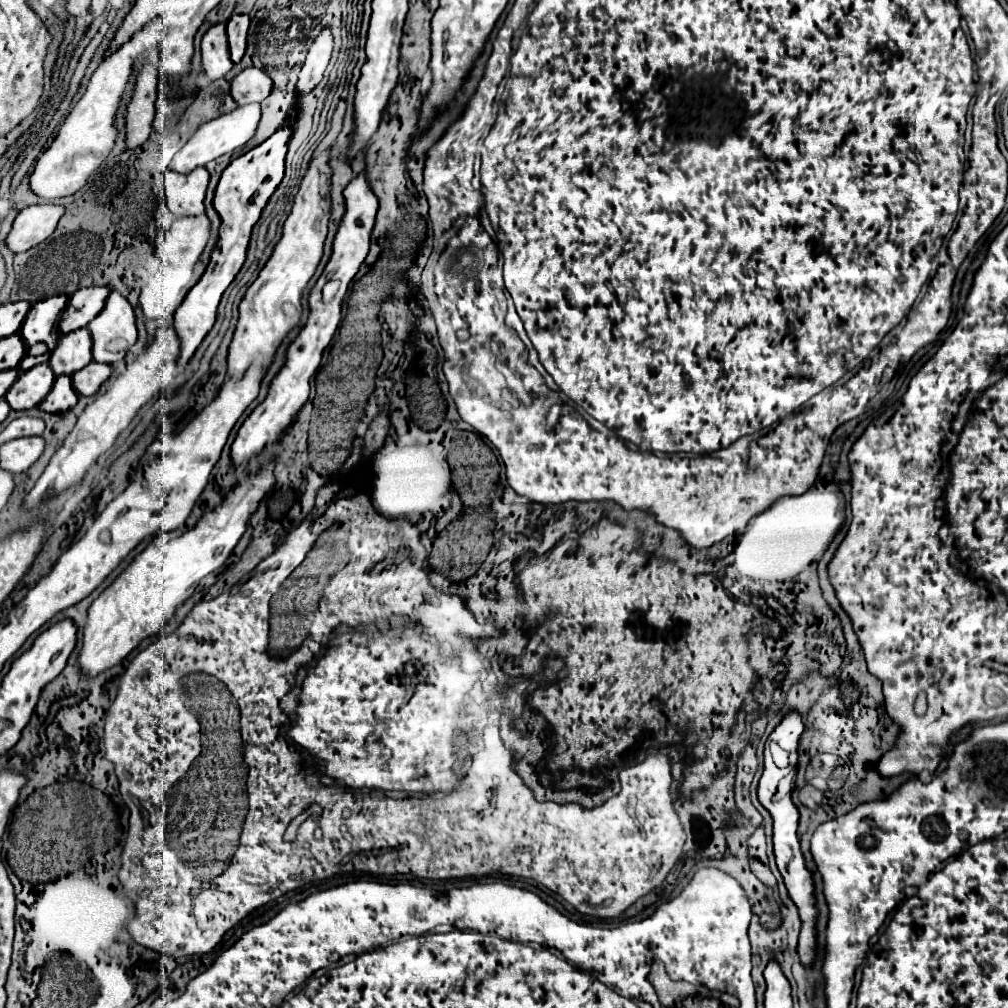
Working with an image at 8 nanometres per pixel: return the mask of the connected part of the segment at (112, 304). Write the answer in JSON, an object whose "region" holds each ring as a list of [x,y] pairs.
{"region":[[[117,291],[109,293],[103,311],[95,319],[91,319],[87,327],[89,327],[91,339],[93,339],[93,349],[91,349],[93,361],[97,361],[97,363],[113,365],[113,363],[117,363],[119,359],[125,357],[125,351],[119,351],[119,353],[105,351],[105,345],[109,341],[125,339],[129,345],[133,345],[137,341],[133,307]]]}

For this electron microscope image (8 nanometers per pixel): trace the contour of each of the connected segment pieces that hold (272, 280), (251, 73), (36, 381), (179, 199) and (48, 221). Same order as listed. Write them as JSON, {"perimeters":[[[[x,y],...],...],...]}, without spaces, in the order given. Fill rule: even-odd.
{"perimeters":[[[[323,151],[311,159],[309,171],[299,187],[299,193],[295,195],[291,215],[283,225],[283,237],[275,245],[269,261],[261,269],[259,277],[251,283],[239,305],[239,323],[227,357],[227,377],[239,375],[239,371],[245,371],[255,359],[263,361],[269,367],[281,339],[295,327],[295,323],[299,323],[301,293],[321,261],[323,241],[327,237],[327,223],[331,217],[329,195],[333,171],[329,167],[329,159],[329,151]]],[[[249,67],[233,77],[229,93],[237,105],[261,103],[271,93],[271,79],[263,69]]],[[[47,363],[35,365],[33,369],[17,377],[17,381],[7,391],[5,401],[13,411],[37,407],[39,401],[43,401],[43,397],[51,391],[53,381],[55,381],[55,375],[51,373],[51,367]]],[[[199,167],[187,175],[167,171],[165,173],[167,209],[177,217],[203,215],[207,185],[209,185],[209,173],[205,167]]],[[[31,205],[19,211],[5,239],[5,245],[11,253],[23,253],[39,245],[55,231],[63,211],[65,209],[59,205]]]]}

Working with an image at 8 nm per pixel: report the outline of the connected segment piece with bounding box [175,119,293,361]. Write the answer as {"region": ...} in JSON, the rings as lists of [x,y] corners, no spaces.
{"region":[[[293,119],[287,121],[287,125],[275,133],[271,139],[261,143],[259,147],[251,149],[249,153],[237,157],[221,175],[221,181],[215,191],[215,211],[221,217],[221,229],[219,229],[219,239],[217,245],[211,253],[211,261],[203,273],[203,277],[197,281],[197,285],[191,287],[187,297],[183,299],[181,307],[175,313],[175,329],[181,339],[181,361],[189,361],[203,341],[203,337],[209,333],[209,329],[215,323],[215,313],[219,299],[223,291],[229,287],[229,283],[235,279],[239,273],[247,245],[249,245],[249,235],[253,225],[259,221],[263,207],[267,205],[269,197],[277,189],[277,185],[283,179],[285,171],[285,153],[287,153],[287,141],[291,137],[291,123]]]}

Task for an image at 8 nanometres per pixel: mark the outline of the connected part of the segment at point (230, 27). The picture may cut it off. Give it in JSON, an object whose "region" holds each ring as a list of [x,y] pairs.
{"region":[[[231,15],[231,19],[227,21],[227,37],[233,63],[239,63],[245,55],[247,31],[249,31],[249,15]]]}

